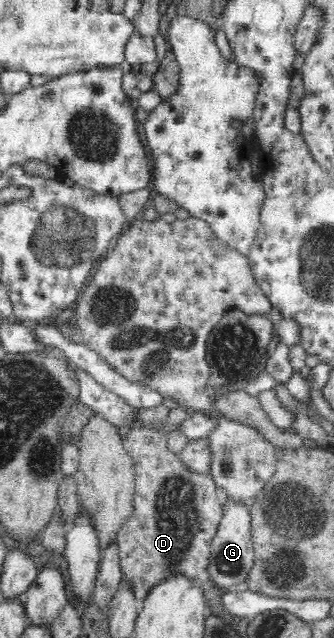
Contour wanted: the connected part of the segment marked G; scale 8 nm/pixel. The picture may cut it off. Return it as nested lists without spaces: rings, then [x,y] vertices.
[[[228,500],[224,508],[224,514],[218,525],[217,533],[210,545],[210,562],[208,565],[209,579],[226,590],[226,587],[237,585],[246,581],[254,567],[254,546],[251,541],[251,514],[249,505],[237,504]]]

